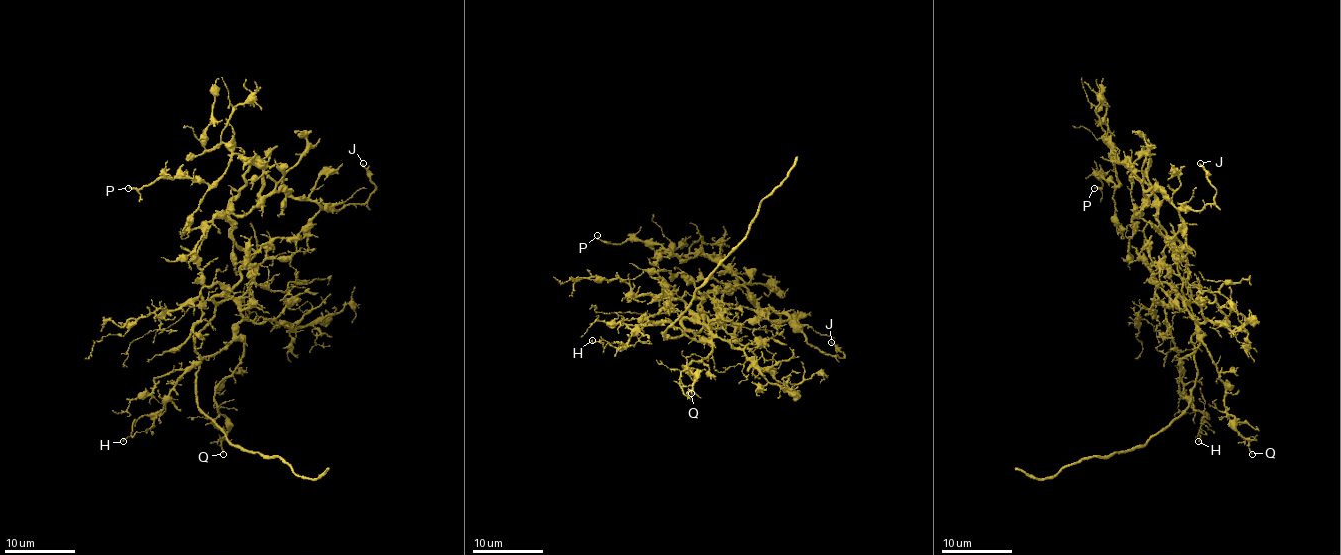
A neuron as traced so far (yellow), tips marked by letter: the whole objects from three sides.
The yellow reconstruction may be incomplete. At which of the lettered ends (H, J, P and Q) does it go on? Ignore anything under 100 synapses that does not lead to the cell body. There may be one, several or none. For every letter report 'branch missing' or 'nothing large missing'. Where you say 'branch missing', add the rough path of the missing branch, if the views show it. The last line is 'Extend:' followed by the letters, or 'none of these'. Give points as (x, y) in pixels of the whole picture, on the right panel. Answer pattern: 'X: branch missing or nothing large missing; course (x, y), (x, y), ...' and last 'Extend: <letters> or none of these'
H: nothing large missing
J: nothing large missing
P: nothing large missing
Q: nothing large missing
Extend: none of these

